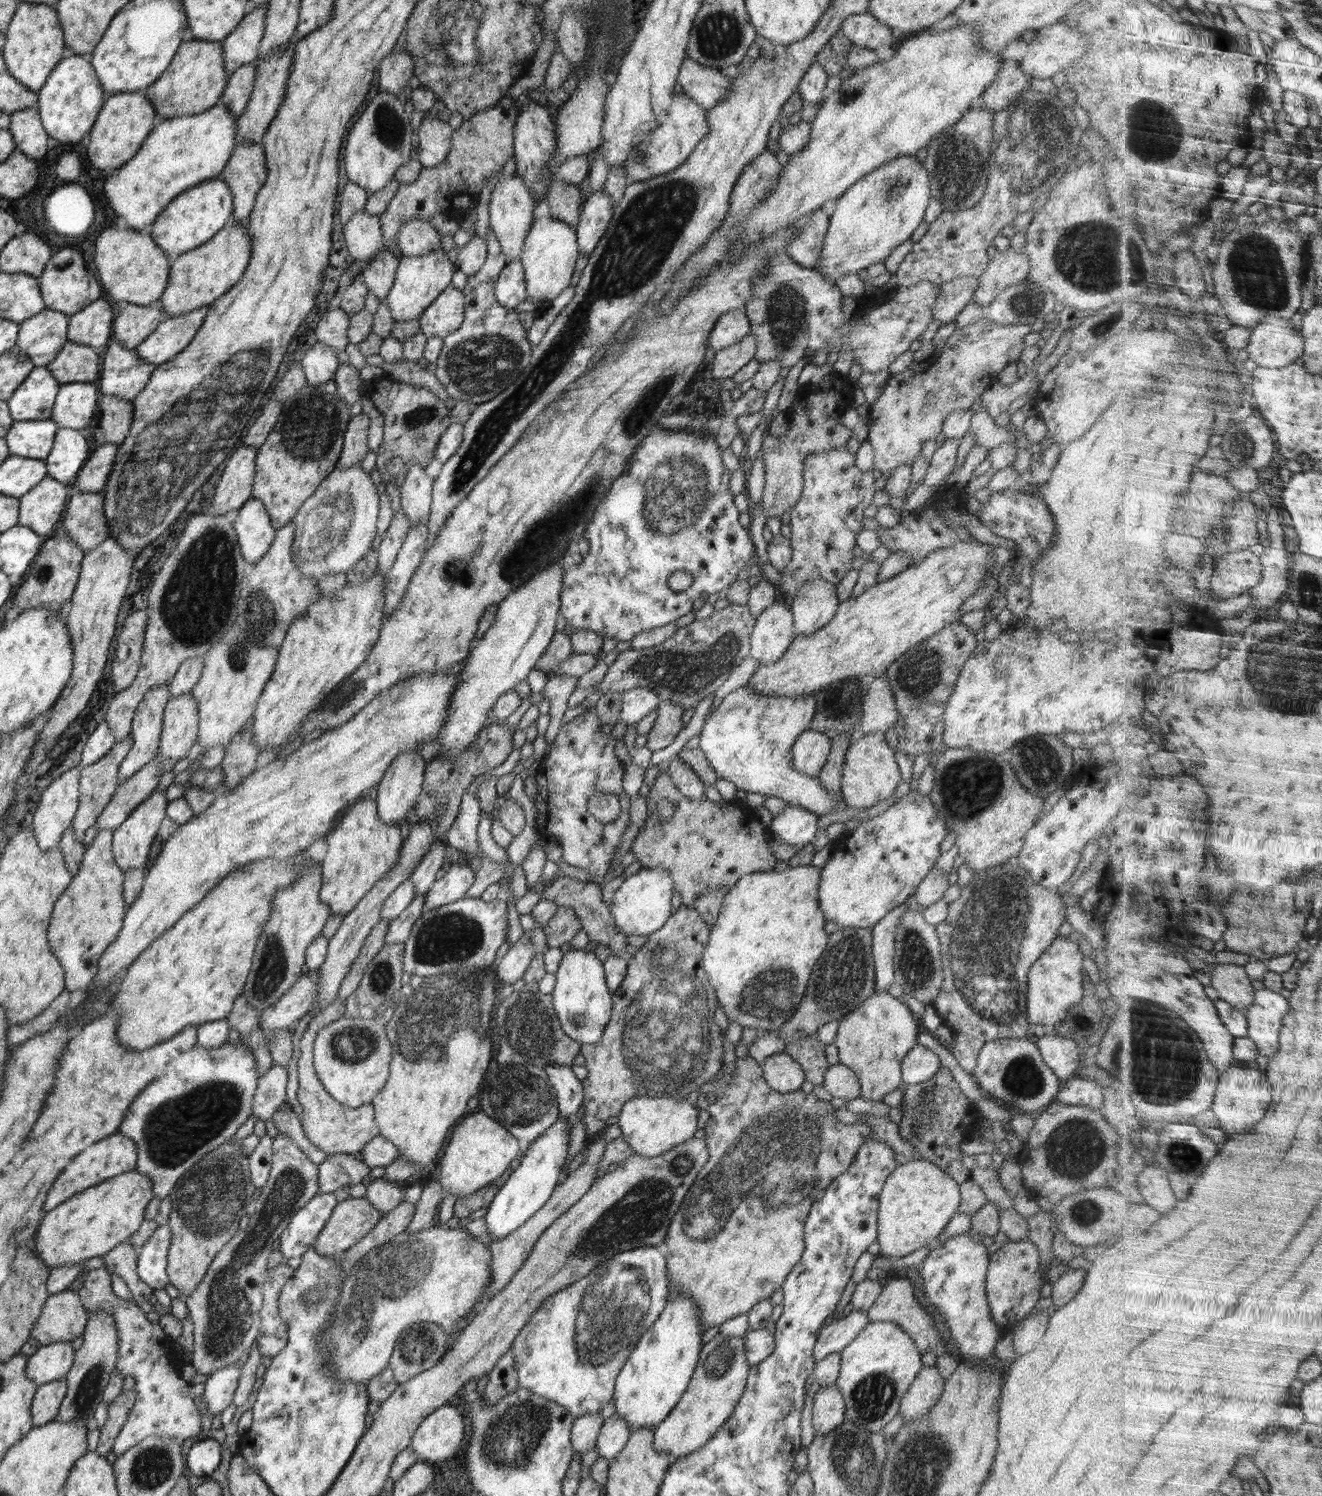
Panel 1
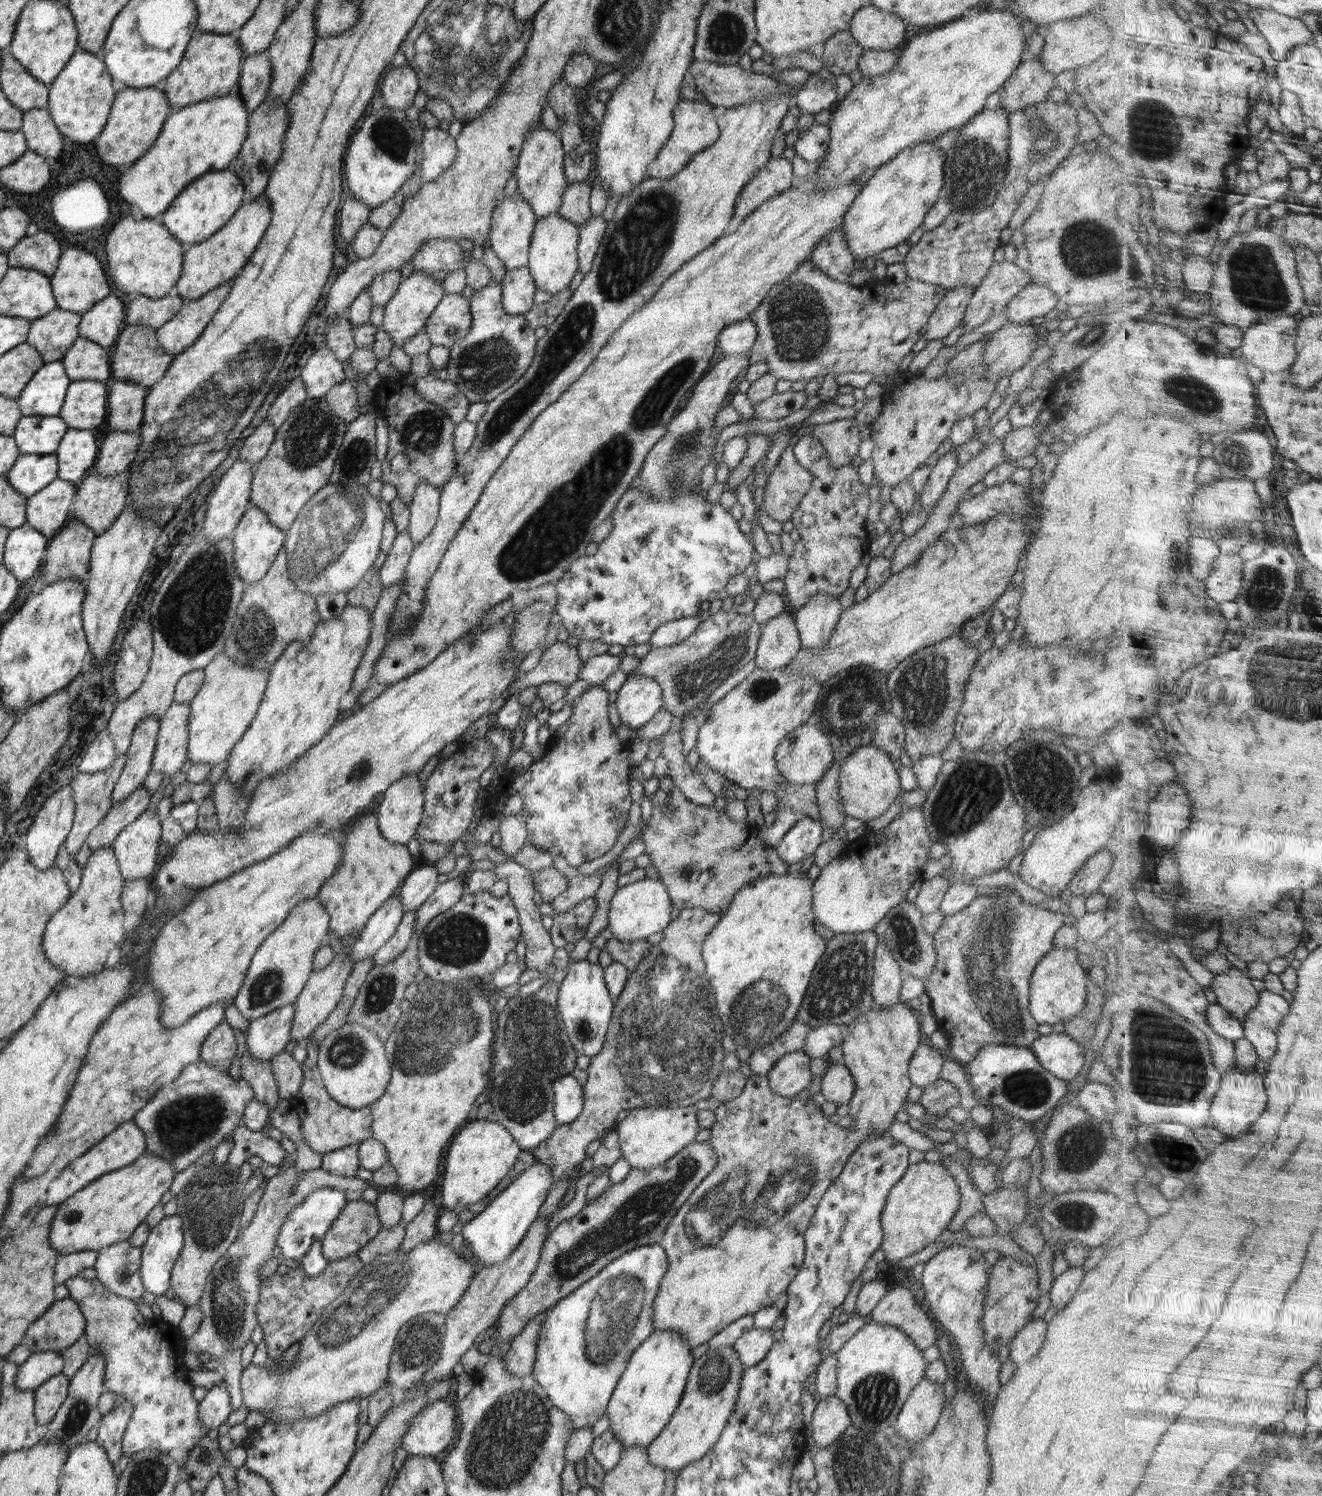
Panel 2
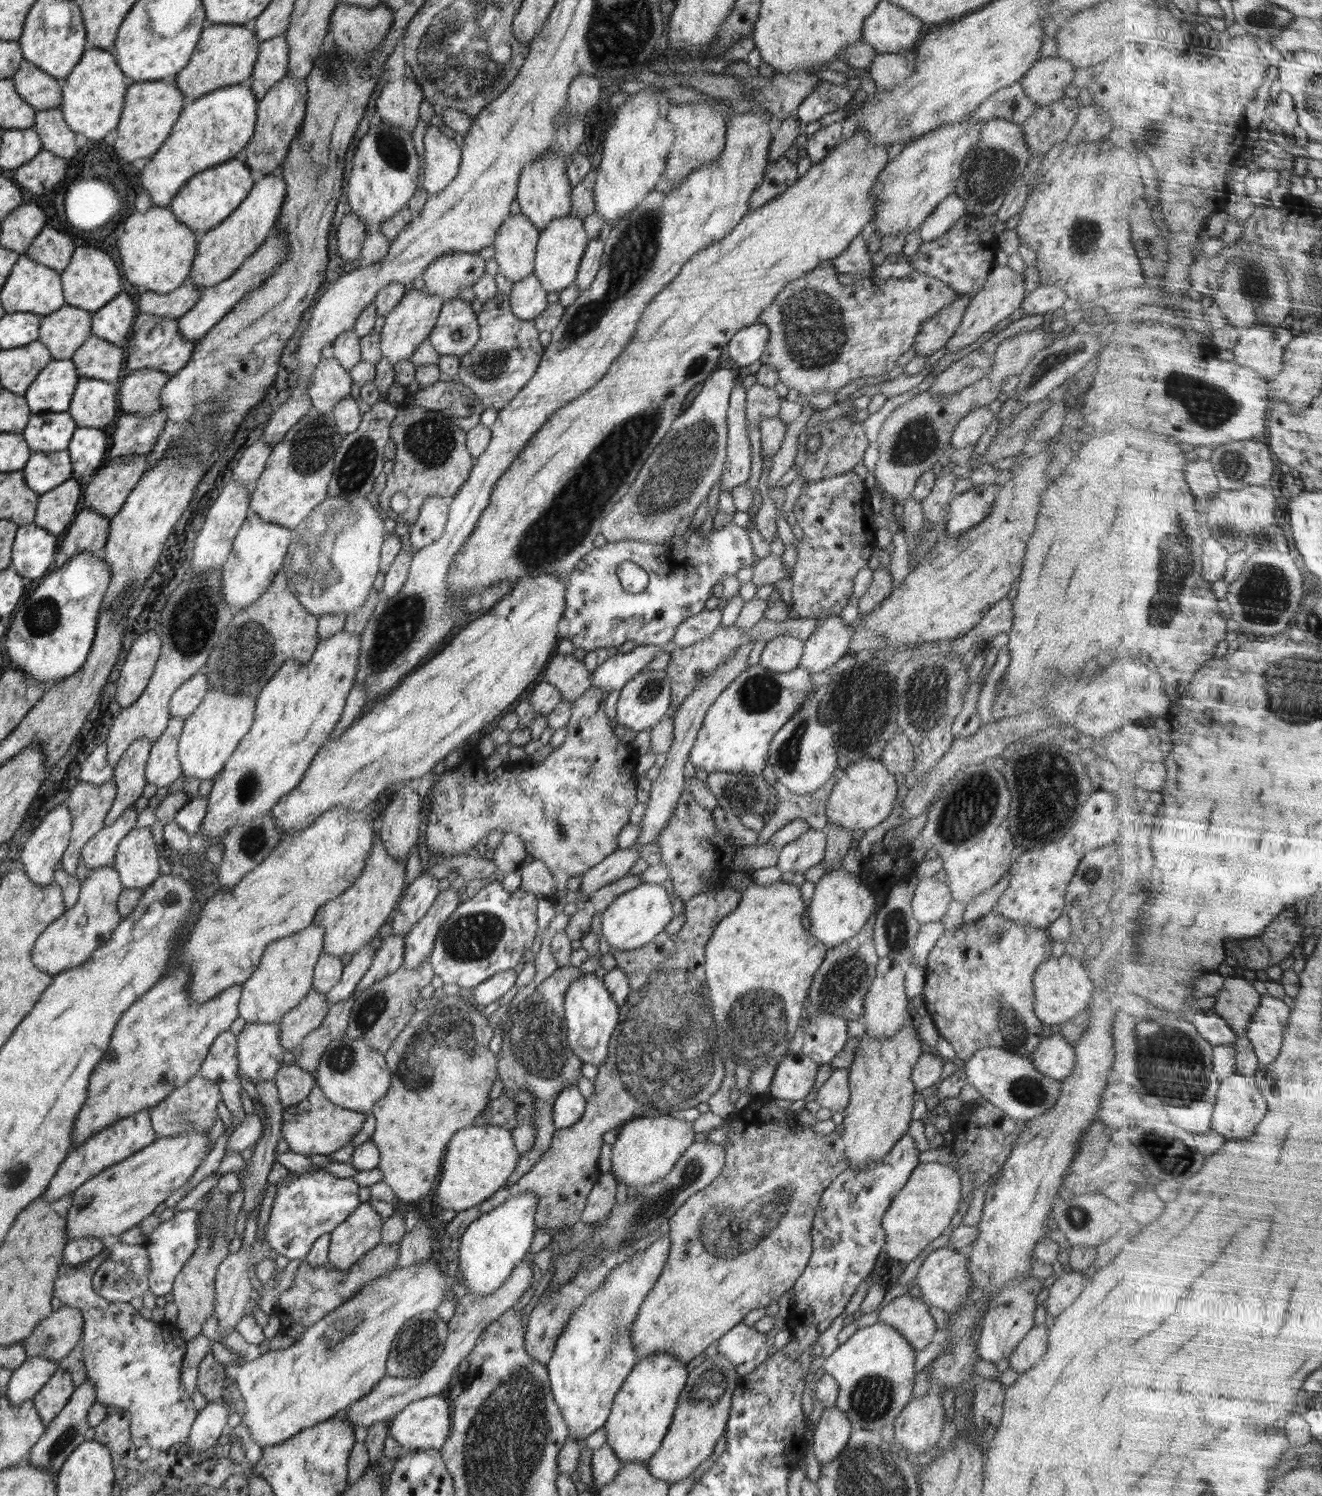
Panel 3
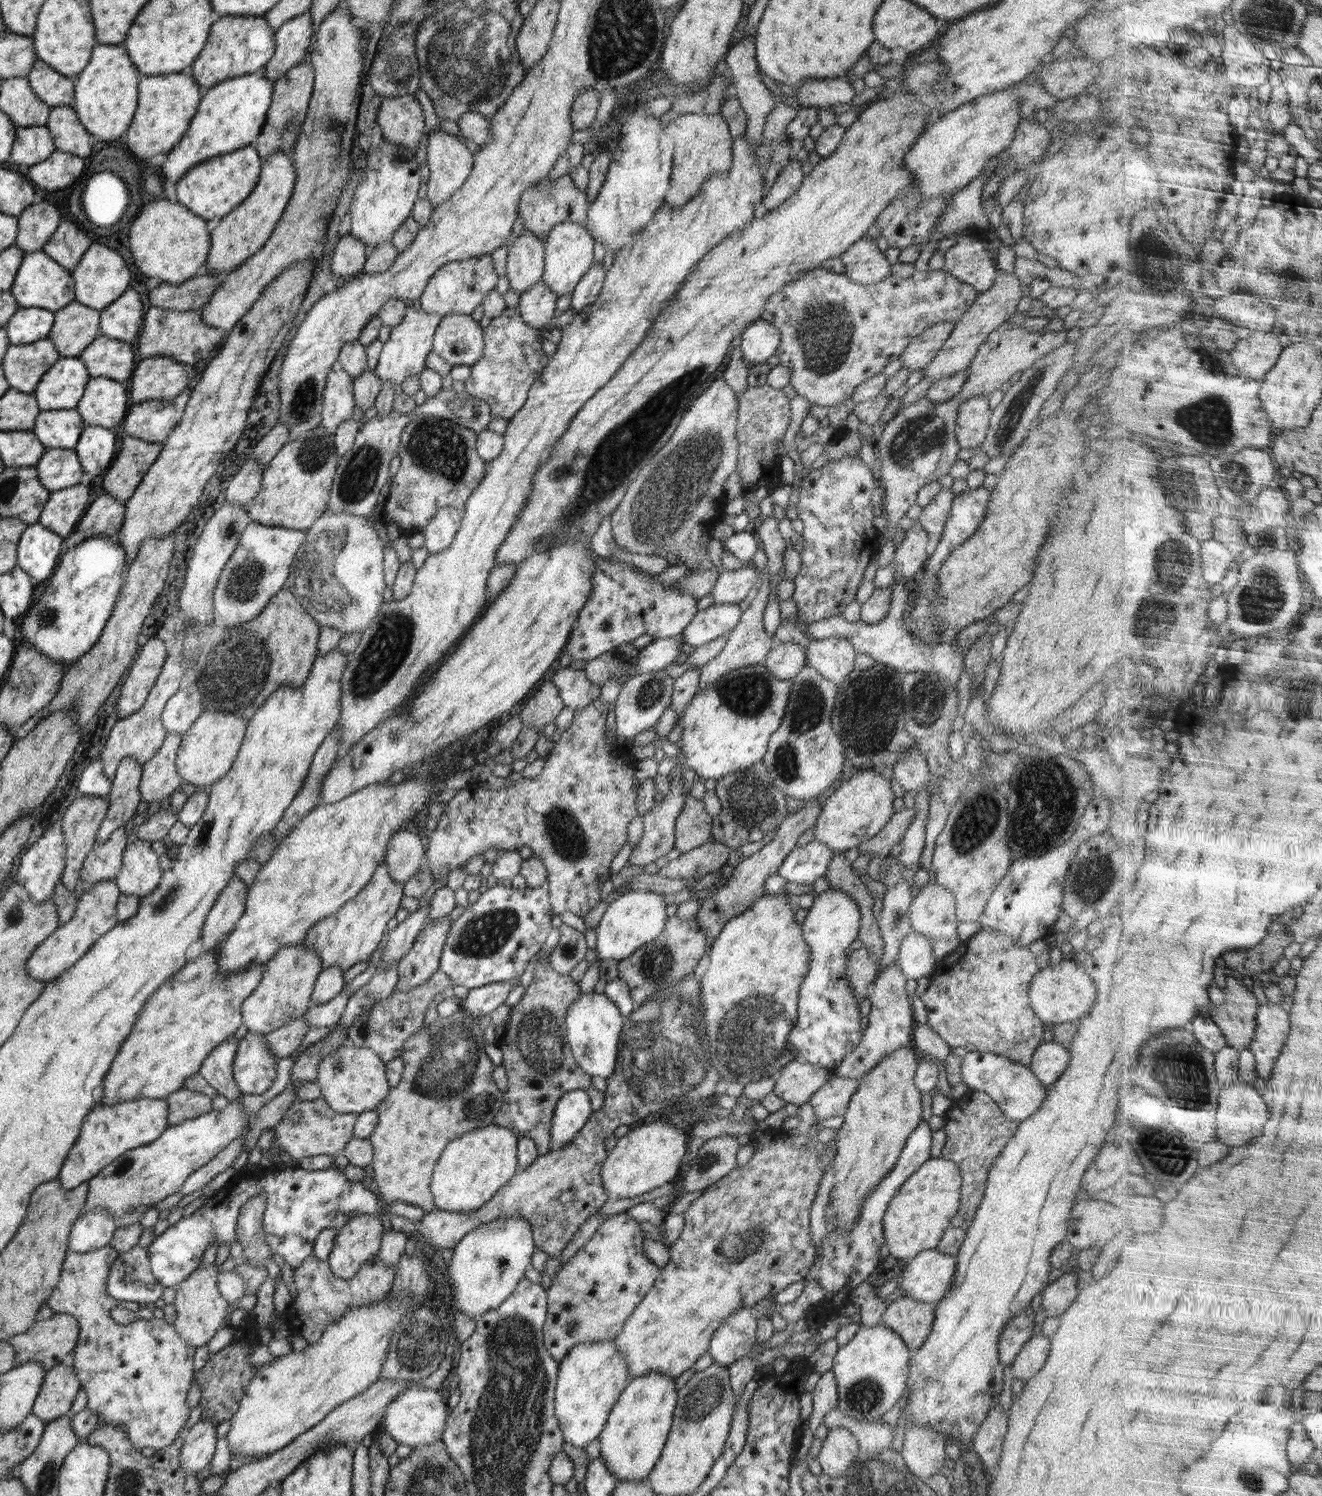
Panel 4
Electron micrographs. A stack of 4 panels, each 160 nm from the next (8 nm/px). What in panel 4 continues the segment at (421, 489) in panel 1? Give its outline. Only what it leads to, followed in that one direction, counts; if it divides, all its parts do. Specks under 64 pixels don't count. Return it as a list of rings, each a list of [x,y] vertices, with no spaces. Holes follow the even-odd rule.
[[[439,508],[430,522],[423,528],[424,545],[430,553],[443,551],[450,546],[456,536],[462,515],[457,508]]]

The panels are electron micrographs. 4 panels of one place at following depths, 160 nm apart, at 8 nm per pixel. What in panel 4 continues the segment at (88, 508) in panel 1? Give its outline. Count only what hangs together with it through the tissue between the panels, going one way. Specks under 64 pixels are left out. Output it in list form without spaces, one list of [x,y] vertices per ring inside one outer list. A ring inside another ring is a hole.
[[[124,435],[122,448],[103,474],[102,488],[118,502],[126,502],[150,465],[158,458],[162,443],[146,442],[135,436]]]

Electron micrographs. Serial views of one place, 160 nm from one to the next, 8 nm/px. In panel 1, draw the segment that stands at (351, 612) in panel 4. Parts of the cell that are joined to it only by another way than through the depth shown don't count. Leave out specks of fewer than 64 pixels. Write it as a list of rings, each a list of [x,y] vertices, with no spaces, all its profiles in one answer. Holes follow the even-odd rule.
[[[361,465],[345,469],[335,466],[304,501],[292,520],[295,524],[293,556],[303,575],[318,580],[322,575],[346,574],[370,549],[377,533],[379,493]]]

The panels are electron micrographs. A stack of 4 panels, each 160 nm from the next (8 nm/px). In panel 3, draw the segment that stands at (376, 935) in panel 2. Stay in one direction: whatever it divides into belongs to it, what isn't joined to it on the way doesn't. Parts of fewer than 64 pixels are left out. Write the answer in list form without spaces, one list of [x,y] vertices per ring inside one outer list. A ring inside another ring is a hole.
[[[367,942],[363,944],[353,955],[352,959],[343,968],[342,976],[327,994],[329,1006],[335,1002],[346,1000],[351,997],[364,976],[370,968],[372,959],[375,957],[375,947],[377,944]]]

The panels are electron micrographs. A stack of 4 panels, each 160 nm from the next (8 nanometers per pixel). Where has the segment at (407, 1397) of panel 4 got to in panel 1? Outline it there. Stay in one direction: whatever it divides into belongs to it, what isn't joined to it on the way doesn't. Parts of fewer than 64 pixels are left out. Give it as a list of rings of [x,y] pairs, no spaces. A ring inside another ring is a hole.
[[[449,1404],[431,1412],[418,1425],[411,1440],[418,1460],[433,1464],[452,1458],[464,1436],[464,1415]]]

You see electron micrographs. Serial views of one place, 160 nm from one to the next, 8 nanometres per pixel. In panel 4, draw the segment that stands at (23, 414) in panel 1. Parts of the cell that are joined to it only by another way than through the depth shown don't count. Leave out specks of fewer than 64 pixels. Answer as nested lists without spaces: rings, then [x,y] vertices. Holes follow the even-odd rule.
[[[60,357],[43,375],[34,389],[39,409],[77,408],[88,379],[92,377],[79,357]]]

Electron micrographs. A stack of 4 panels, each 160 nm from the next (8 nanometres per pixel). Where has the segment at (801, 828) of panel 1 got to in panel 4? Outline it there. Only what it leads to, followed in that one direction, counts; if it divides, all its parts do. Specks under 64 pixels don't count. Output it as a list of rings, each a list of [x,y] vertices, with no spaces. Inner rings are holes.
[[[814,839],[801,847],[794,847],[788,856],[782,861],[777,873],[785,878],[787,882],[796,882],[796,884],[814,884],[815,880],[825,876],[826,869],[833,857],[833,850],[824,843]]]

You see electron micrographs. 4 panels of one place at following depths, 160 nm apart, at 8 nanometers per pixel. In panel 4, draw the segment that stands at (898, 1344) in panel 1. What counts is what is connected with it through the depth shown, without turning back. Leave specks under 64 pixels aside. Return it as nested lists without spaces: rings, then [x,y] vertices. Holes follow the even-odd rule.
[[[861,1325],[833,1358],[831,1372],[834,1372],[839,1394],[836,1409],[840,1414],[859,1421],[872,1422],[882,1418],[907,1392],[912,1353],[900,1335],[886,1325]]]

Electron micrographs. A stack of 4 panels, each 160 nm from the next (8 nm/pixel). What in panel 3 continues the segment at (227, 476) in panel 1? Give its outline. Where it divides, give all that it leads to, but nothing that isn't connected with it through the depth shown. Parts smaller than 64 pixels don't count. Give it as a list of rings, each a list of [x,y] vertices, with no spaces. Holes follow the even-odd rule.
[[[231,479],[228,484],[224,485],[222,492],[219,492],[218,498],[208,510],[200,534],[194,542],[196,544],[194,560],[192,560],[194,572],[198,572],[198,570],[221,570],[230,554],[238,529],[242,526],[251,509],[249,507],[249,495],[248,488],[242,486],[237,480]]]

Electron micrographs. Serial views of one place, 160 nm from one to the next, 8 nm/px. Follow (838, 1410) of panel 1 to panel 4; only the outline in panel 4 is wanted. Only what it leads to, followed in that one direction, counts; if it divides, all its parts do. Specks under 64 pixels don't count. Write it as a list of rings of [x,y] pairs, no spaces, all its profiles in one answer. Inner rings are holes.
[[[832,1427],[817,1456],[827,1475],[839,1477],[857,1459],[859,1444],[854,1435],[844,1427]]]

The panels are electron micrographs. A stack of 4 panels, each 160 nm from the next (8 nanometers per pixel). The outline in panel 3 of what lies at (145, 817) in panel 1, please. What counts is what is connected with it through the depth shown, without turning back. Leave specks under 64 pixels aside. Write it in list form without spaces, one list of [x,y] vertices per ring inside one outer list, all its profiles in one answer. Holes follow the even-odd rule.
[[[134,827],[122,837],[113,867],[123,888],[144,890],[157,879],[164,867],[149,827]]]

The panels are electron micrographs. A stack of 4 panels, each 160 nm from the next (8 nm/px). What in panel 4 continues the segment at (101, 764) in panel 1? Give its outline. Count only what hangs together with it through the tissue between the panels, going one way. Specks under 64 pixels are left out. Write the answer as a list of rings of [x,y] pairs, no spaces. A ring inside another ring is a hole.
[[[79,794],[70,806],[66,809],[61,820],[61,831],[64,835],[67,851],[65,858],[65,867],[61,876],[62,884],[67,890],[74,891],[76,882],[80,878],[80,871],[83,867],[84,859],[96,842],[96,835],[98,834],[100,825],[106,816],[109,802],[109,797],[95,797]]]

